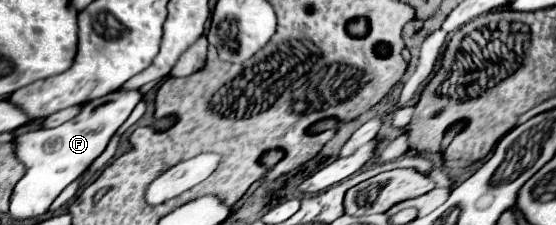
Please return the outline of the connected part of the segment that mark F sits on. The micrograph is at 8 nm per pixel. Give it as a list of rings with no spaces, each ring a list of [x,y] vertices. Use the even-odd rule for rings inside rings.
[[[138,91],[116,93],[110,103],[102,103],[94,109],[88,103],[84,103],[78,117],[74,117],[72,121],[68,121],[60,127],[38,129],[38,131],[30,131],[26,135],[16,137],[16,155],[26,165],[26,169],[34,169],[34,173],[52,169],[54,165],[60,167],[60,177],[56,177],[56,179],[58,179],[58,187],[62,191],[70,183],[68,177],[82,175],[82,171],[86,171],[92,165],[92,161],[106,149],[110,137],[128,119],[128,115],[136,107],[136,103],[140,103]]]

